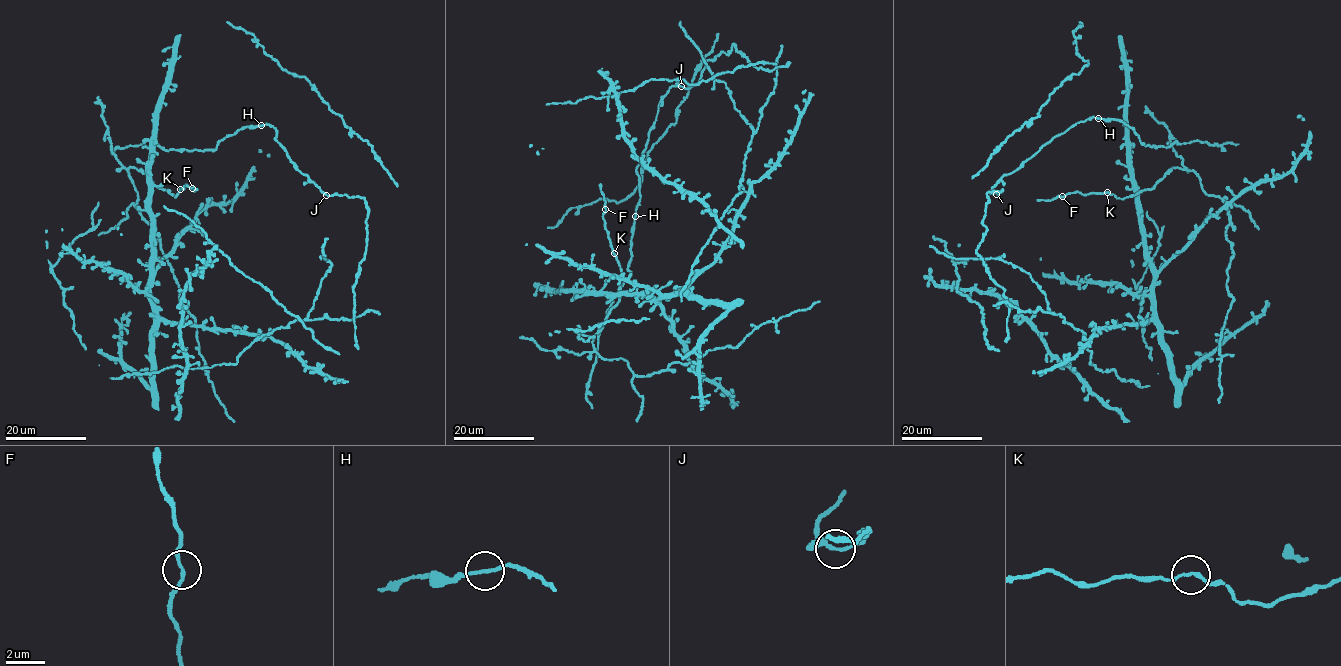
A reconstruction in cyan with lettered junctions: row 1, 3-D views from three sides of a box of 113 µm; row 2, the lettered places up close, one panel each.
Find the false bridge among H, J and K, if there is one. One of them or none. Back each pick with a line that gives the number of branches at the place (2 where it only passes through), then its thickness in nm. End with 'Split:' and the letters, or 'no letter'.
Split: no letter

